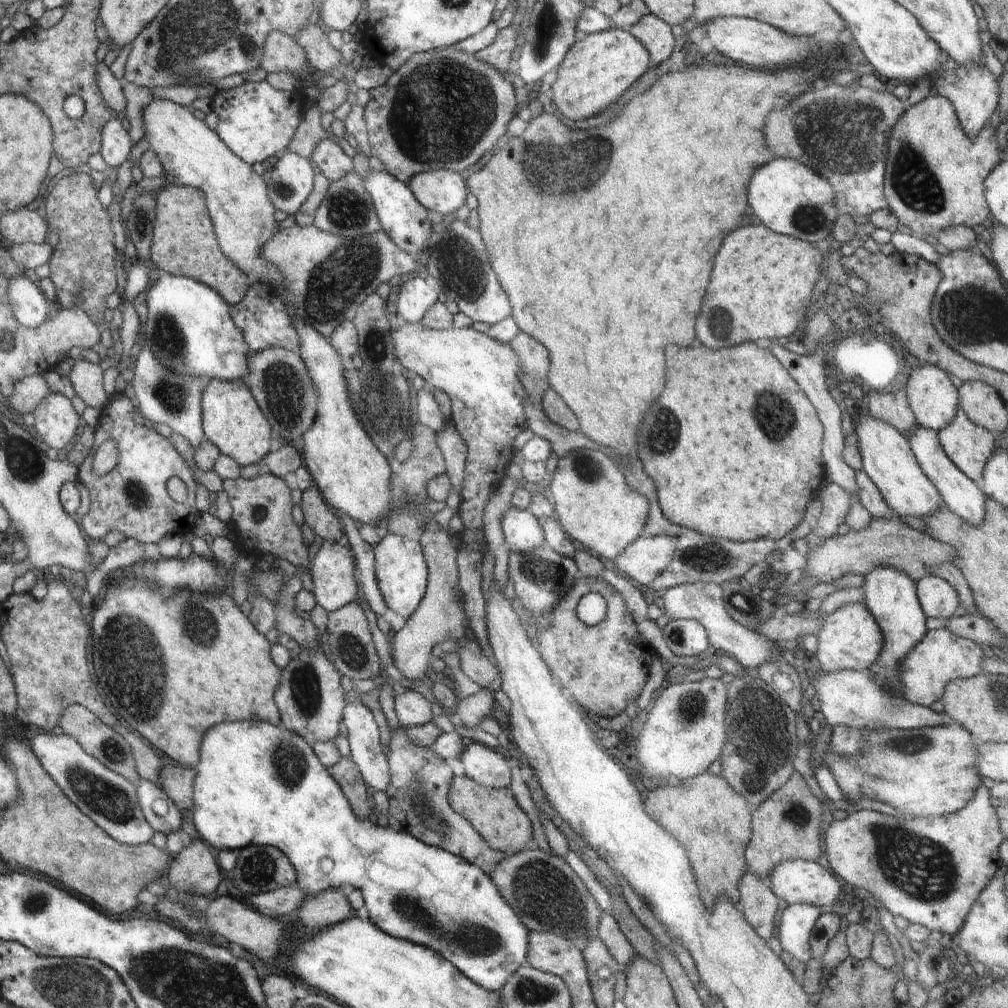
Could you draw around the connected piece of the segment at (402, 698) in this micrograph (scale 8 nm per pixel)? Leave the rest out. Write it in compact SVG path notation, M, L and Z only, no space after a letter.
M408 689L394 697L394 706L399 724L405 727L424 726L432 721L430 701L417 691Z

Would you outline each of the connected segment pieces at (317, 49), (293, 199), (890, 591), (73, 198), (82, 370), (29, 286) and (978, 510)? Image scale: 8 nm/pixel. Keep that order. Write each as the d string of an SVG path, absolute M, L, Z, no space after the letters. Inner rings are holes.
M315 22L304 25L294 36L307 52L308 64L316 70L331 74L340 64L346 65L340 51L328 40L328 35Z
M287 151L274 165L270 182L267 183L269 198L276 210L296 214L312 192L314 170L303 157Z
M879 567L863 577L862 585L865 594L864 604L873 614L874 620L883 633L883 649L867 671L884 690L888 690L894 697L902 698L899 687L901 680L897 677L901 674L899 665L905 655L927 633L925 623L927 616L918 600L916 582L907 574L892 567Z
M72 173L60 179L53 189L46 195L42 210L49 220L49 225L59 235L59 243L53 252L51 275L56 290L68 290L68 296L74 296L81 291L85 298L86 314L92 320L100 320L102 312L106 310L106 298L114 291L116 285L116 249L114 247L114 233L110 223L110 211L100 205L98 191L87 173ZM82 279L82 286L74 286L75 280Z
M84 350L74 351L75 364L69 374L70 382L78 395L87 406L104 410L109 399L103 387L103 370L99 361L82 357Z
M7 276L9 280L9 298L14 308L15 317L21 325L28 328L36 328L50 318L50 304L59 309L45 294L42 294L36 284L22 276Z
M918 425L917 427L914 426L914 430L907 438L912 452L918 459L922 472L940 493L942 504L958 514L963 521L976 526L985 515L985 496L976 486L976 483L970 480L961 470L958 470L958 467L950 460L939 441L938 433L925 426Z

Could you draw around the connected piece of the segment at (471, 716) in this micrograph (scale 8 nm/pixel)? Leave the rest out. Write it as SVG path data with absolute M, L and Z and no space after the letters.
M486 688L482 693L459 698L454 711L455 719L468 727L478 727L484 717L490 716L494 702L492 690Z

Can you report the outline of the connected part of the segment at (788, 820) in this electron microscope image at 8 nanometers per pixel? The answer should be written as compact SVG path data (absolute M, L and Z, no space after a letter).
M794 771L788 782L785 782L782 788L778 788L764 802L764 806L759 806L752 814L753 834L745 854L748 869L769 880L772 869L775 869L782 861L817 860L822 852L818 839L822 814L822 805L818 796L810 790L804 777Z

